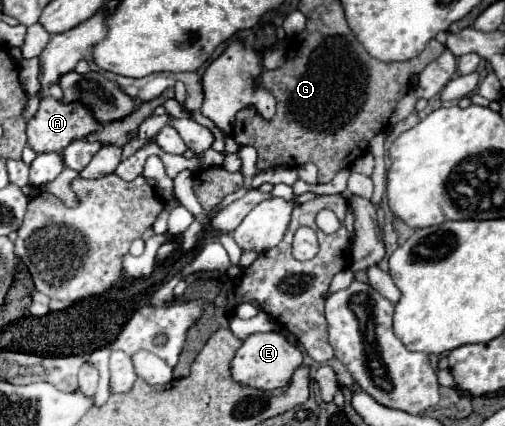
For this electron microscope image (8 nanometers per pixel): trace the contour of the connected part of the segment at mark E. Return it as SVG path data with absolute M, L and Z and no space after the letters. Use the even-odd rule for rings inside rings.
M256 332L242 340L242 346L236 350L232 362L230 362L230 374L232 380L244 386L252 386L258 390L276 390L290 384L294 370L302 364L304 354L286 340L280 332Z

